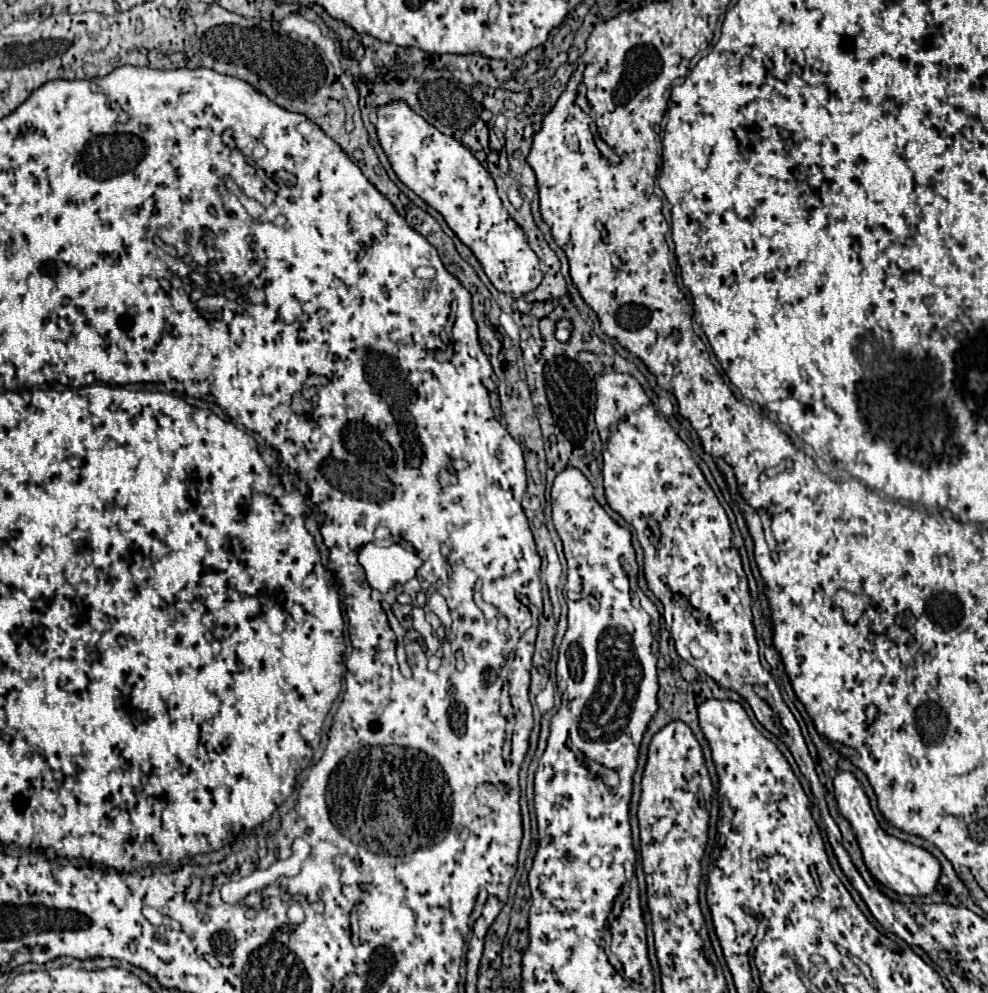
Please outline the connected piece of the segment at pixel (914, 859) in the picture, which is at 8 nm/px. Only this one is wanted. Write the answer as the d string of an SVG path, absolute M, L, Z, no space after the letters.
M842 771L834 777L834 795L838 801L838 811L852 825L852 831L856 835L860 849L862 849L862 857L864 857L864 863L866 863L870 875L878 883L882 883L884 887L888 887L900 895L914 895L914 897L930 895L938 883L938 877L940 877L938 859L922 847L916 847L912 843L904 843L892 835L886 835L880 829L880 825L870 809L864 789L860 787L860 783L856 781L856 777L850 771Z

